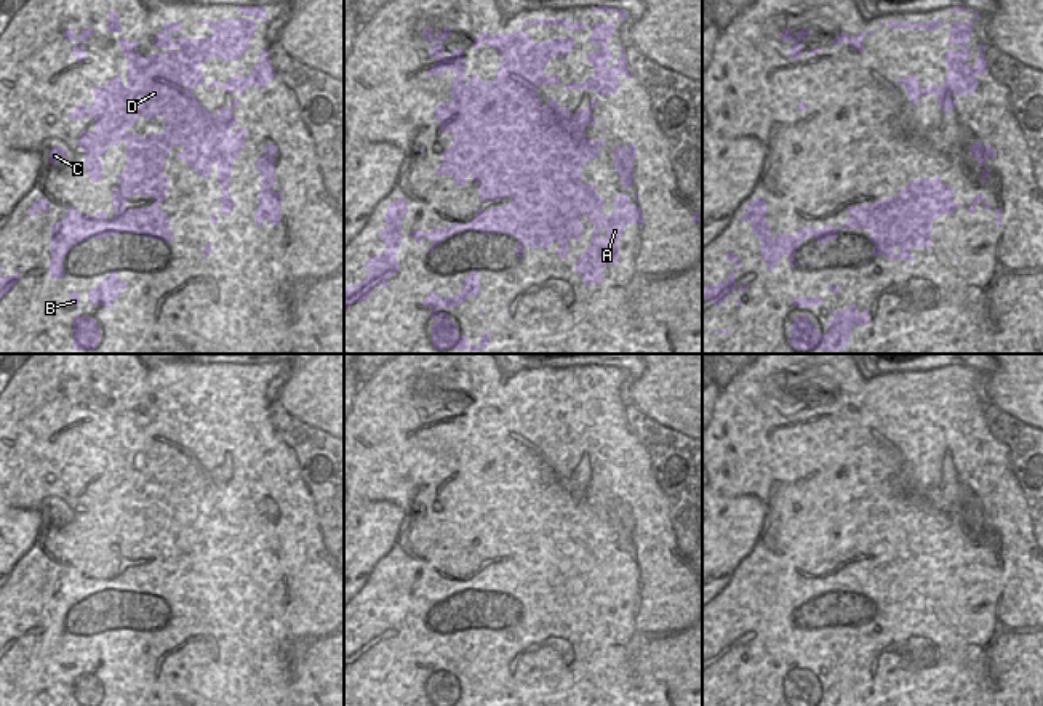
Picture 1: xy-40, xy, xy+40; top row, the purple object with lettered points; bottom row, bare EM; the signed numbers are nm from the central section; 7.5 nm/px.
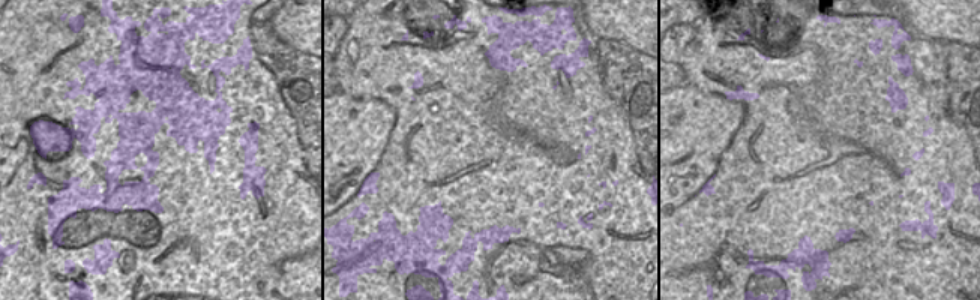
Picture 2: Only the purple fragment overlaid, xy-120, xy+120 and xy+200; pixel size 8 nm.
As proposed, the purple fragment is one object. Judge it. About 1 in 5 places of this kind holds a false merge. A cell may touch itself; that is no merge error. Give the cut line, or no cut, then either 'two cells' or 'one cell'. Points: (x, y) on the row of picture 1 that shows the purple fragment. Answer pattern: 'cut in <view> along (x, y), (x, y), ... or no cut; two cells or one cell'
no cut; one cell

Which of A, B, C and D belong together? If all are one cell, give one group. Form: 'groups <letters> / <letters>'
groups A B C D

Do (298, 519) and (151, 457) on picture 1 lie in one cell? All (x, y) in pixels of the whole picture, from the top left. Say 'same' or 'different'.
same

